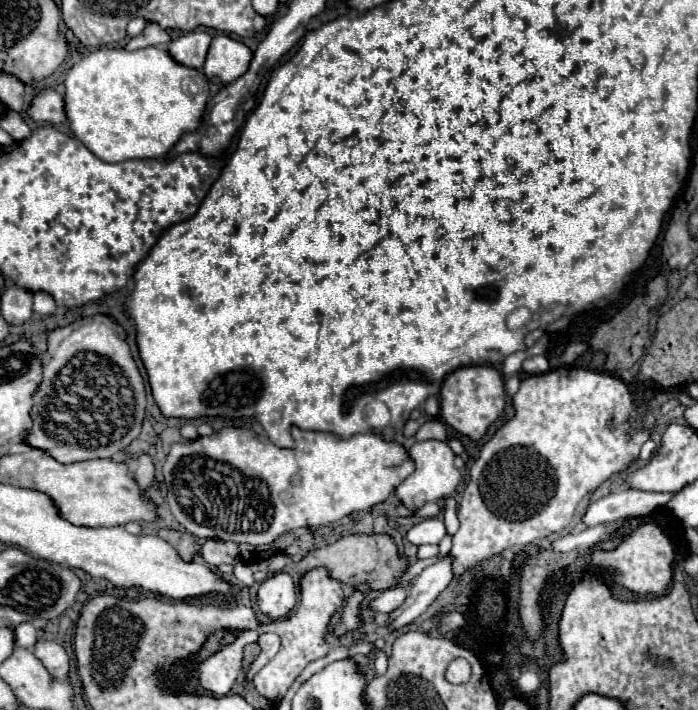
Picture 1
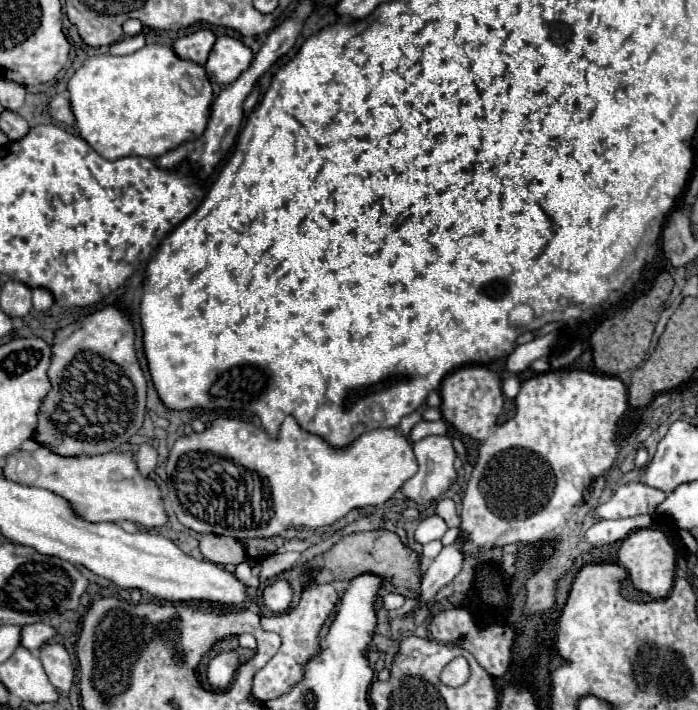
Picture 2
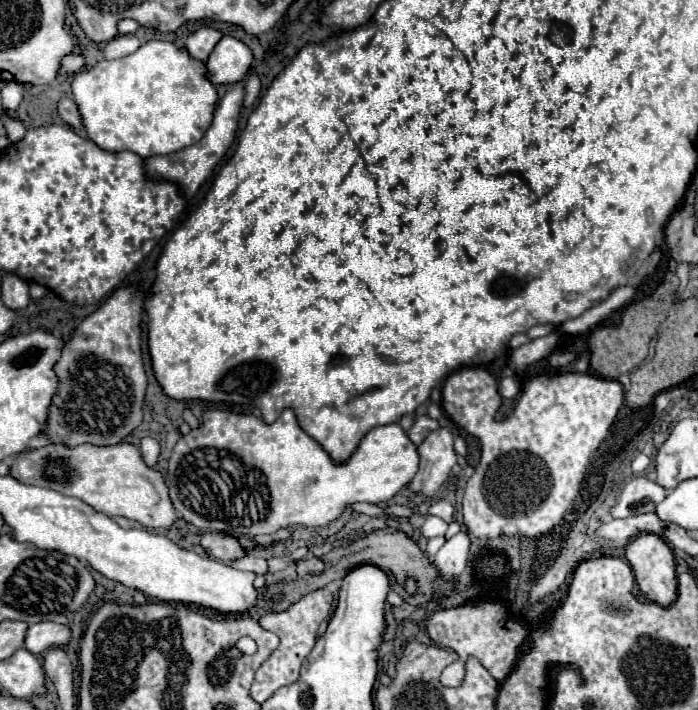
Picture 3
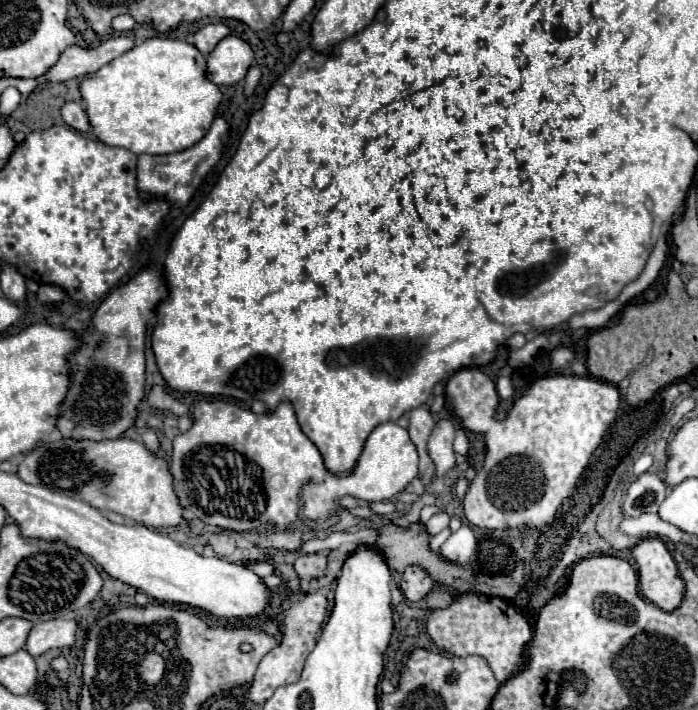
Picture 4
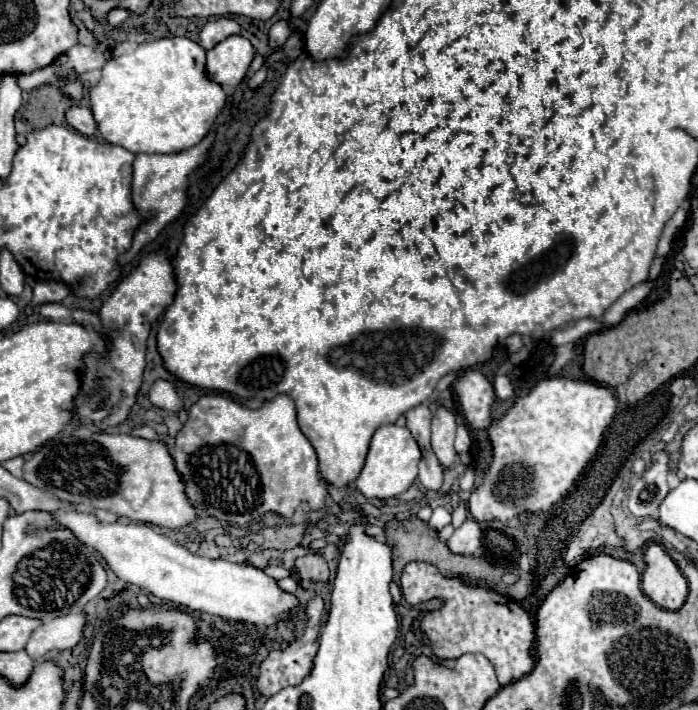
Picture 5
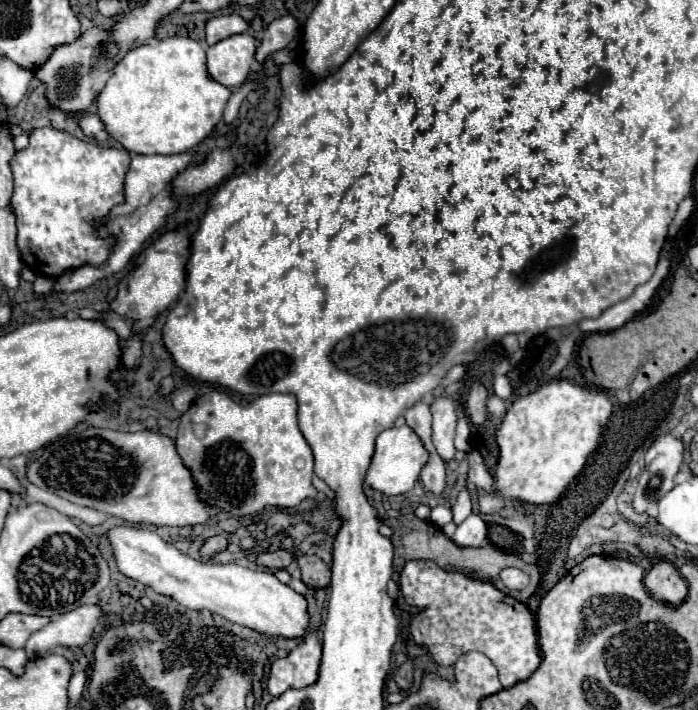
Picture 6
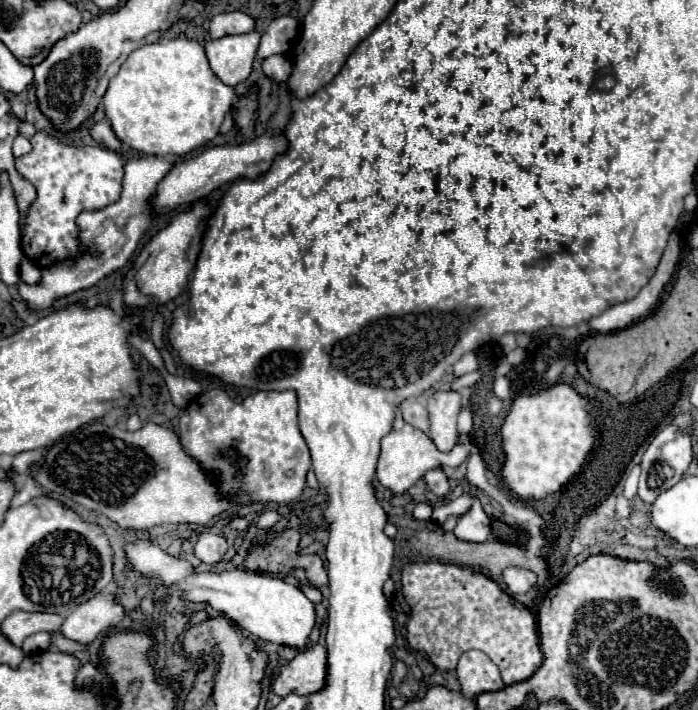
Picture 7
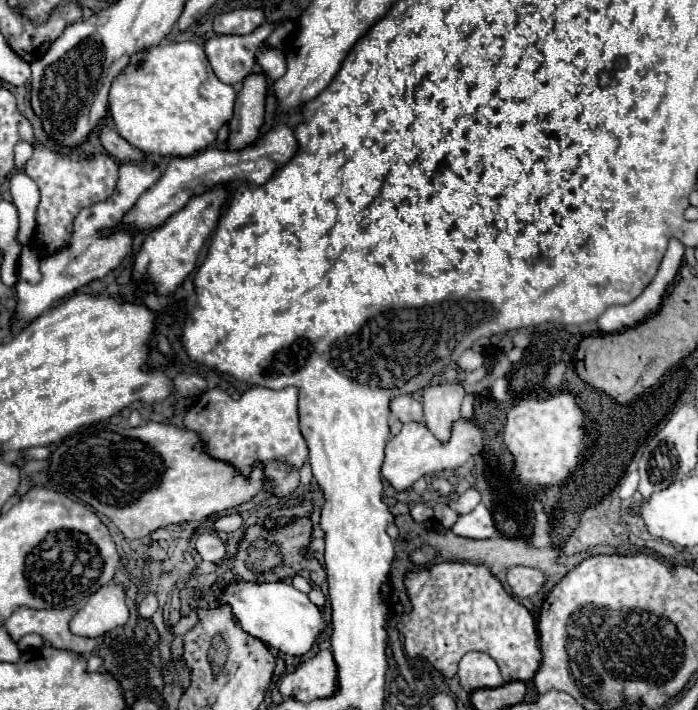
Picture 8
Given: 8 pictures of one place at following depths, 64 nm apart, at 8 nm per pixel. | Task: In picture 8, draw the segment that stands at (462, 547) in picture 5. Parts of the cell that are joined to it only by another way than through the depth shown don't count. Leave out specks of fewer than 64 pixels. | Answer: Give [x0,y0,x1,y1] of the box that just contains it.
[452,504,500,540]

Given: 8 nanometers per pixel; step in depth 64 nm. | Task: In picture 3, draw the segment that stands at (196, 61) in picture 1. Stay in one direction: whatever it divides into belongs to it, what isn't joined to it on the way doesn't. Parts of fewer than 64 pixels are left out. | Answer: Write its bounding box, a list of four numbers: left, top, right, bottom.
[184,26,224,62]

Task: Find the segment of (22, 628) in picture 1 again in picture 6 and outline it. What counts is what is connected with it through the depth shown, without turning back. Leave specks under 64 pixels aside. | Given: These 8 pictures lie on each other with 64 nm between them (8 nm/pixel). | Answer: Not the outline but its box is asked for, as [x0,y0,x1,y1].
[26,604,104,658]

